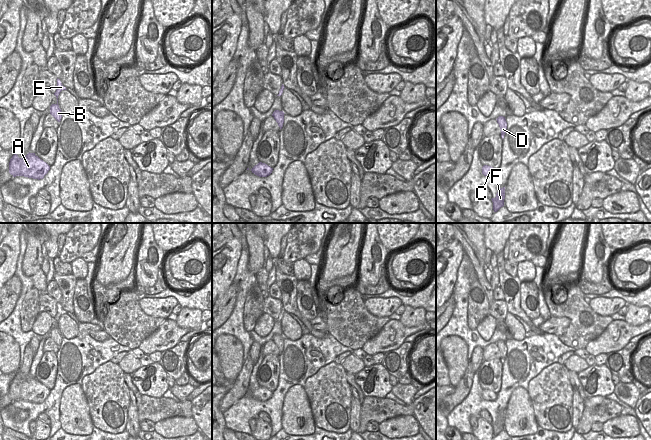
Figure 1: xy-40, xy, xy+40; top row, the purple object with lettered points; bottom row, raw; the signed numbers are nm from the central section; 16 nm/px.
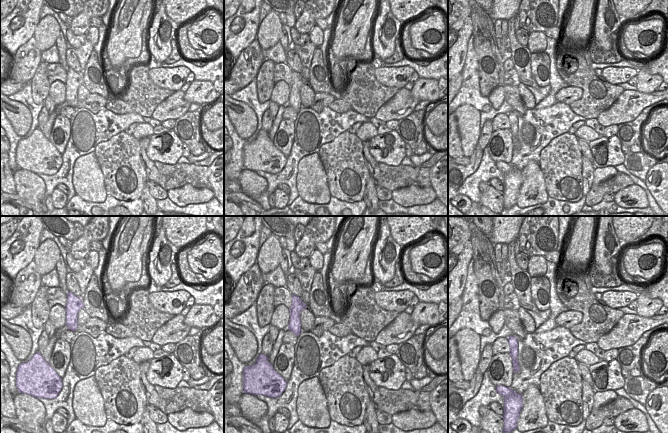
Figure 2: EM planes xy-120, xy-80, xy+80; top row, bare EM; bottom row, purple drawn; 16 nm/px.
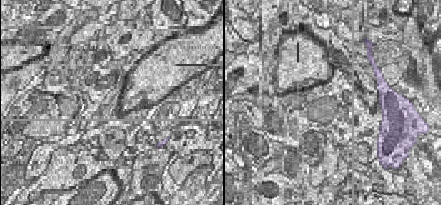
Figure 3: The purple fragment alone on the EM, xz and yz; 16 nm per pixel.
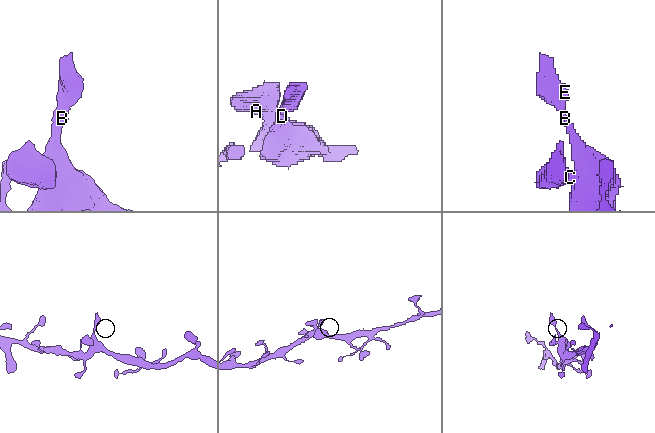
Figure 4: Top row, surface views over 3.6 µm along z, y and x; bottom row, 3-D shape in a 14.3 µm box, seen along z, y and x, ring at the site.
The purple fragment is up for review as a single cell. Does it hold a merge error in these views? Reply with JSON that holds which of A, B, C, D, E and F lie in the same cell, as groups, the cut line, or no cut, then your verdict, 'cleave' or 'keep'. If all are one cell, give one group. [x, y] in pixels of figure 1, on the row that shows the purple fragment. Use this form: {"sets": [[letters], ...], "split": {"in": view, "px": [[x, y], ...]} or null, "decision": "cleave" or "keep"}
{"sets": [["A", "B", "C", "D", "E", "F"]], "split": null, "decision": "keep"}

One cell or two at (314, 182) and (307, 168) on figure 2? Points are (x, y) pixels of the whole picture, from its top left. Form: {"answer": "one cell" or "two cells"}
{"answer": "one cell"}

